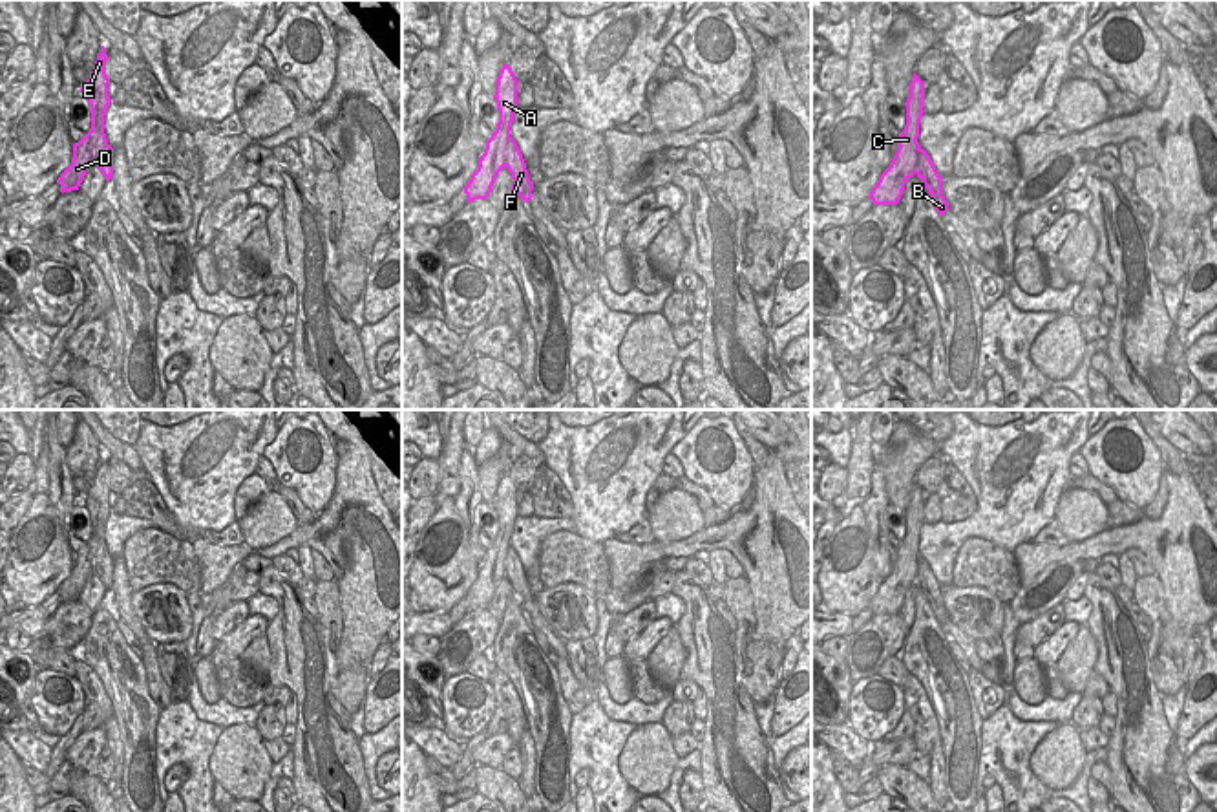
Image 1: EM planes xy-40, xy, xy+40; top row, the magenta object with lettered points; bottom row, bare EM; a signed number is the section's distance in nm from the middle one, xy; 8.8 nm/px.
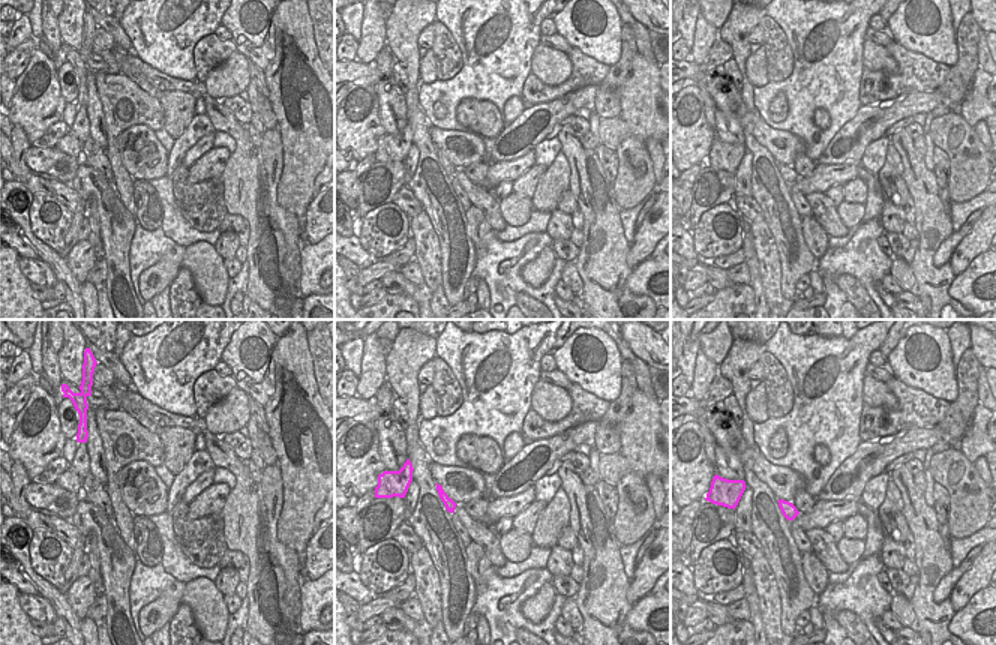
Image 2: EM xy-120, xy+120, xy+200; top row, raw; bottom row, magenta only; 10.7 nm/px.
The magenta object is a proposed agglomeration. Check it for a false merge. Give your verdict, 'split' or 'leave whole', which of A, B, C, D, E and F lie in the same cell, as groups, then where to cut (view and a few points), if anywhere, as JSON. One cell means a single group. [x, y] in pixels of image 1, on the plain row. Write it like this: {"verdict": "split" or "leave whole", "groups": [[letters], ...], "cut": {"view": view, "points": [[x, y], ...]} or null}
{"verdict": "split", "groups": [["A", "C", "D", "E"], ["B", "F"]], "cut": {"view": "xy", "points": [[516, 553], [505, 575]]}}

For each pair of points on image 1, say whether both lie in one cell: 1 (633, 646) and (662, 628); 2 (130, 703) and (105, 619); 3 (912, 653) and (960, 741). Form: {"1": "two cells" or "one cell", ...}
{"1": "one cell", "2": "one cell", "3": "one cell"}

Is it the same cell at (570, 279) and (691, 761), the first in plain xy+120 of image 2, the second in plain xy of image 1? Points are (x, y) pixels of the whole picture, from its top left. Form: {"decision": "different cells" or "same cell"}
{"decision": "different cells"}

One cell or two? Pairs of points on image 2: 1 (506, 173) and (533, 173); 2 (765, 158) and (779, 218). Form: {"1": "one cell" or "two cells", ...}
{"1": "two cells", "2": "one cell"}

